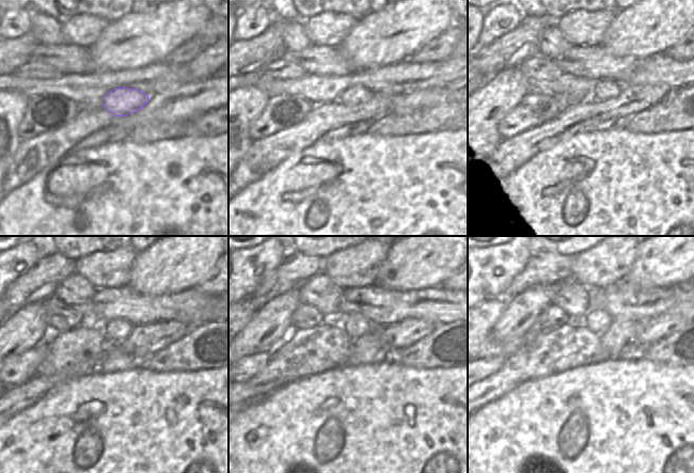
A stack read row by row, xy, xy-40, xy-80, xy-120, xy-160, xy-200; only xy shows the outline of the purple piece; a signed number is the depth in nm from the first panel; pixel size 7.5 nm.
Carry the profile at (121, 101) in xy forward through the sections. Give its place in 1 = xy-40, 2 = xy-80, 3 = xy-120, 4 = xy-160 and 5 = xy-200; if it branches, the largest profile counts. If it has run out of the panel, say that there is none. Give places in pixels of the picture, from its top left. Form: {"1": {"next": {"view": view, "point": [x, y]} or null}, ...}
{"1": {"next": {"view": "xy-40", "point": [355, 95]}}, "2": {"next": {"view": "xy-80", "point": [601, 90]}}, "3": {"next": {"view": "xy-120", "point": [114, 329]}}, "4": {"next": {"view": "xy-160", "point": [355, 325]}}, "5": {"next": {"view": "xy-200", "point": [597, 320]}}}

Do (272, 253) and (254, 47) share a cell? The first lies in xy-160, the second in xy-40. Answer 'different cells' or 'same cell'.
different cells

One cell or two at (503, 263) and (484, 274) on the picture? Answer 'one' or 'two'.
one

